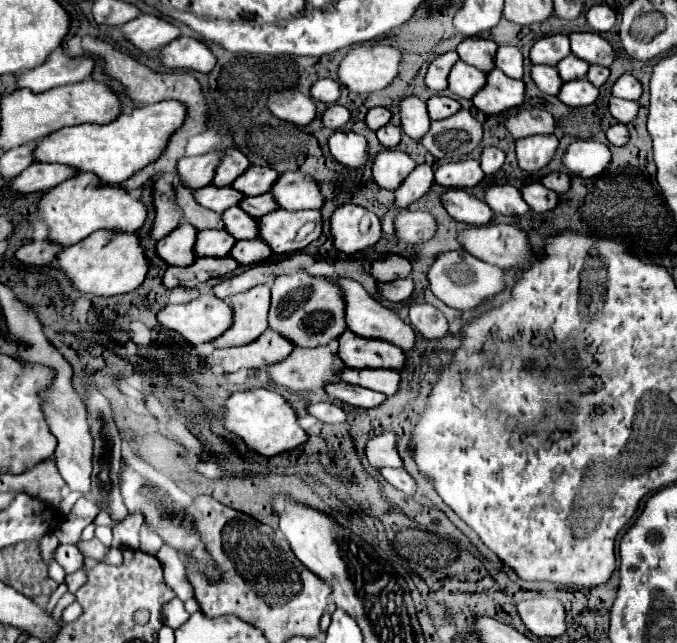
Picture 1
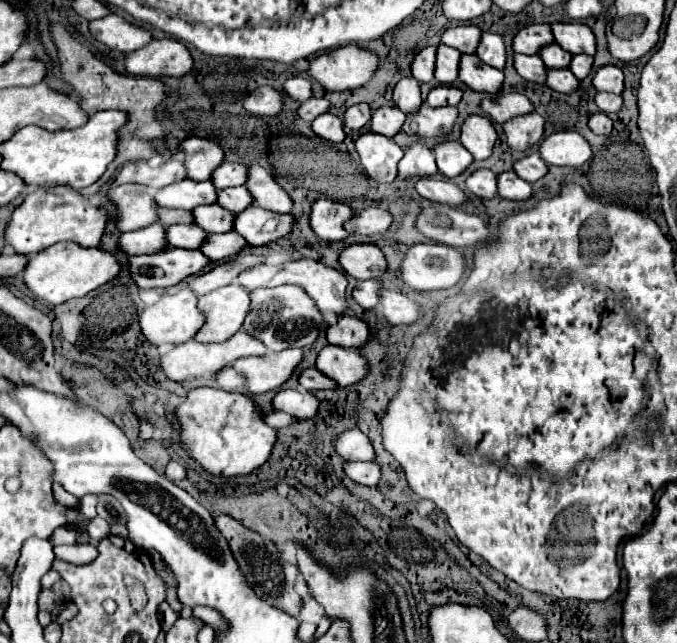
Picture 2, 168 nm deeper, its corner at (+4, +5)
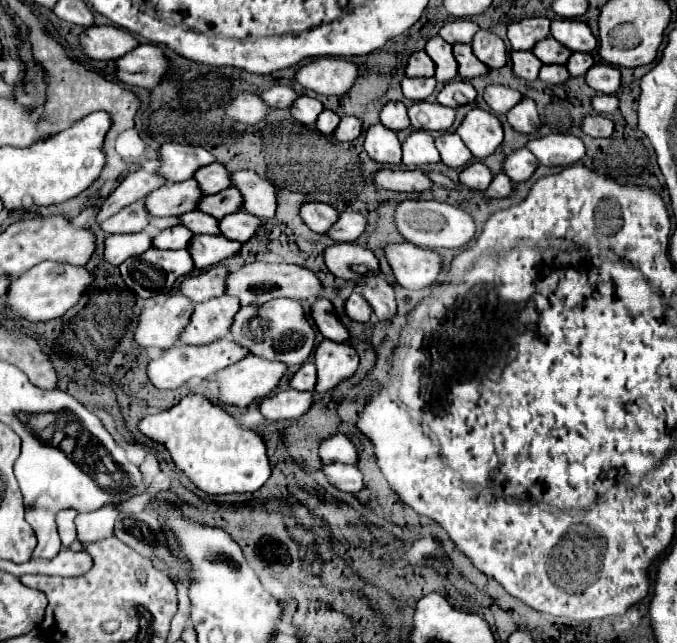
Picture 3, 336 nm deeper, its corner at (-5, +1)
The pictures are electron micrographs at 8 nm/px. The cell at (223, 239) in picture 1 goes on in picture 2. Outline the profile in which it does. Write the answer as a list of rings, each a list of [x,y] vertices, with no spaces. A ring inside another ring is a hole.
[[[191,223],[191,225],[171,225],[167,229],[167,245],[169,247],[199,249],[201,243],[205,241],[205,237],[207,237],[207,231],[203,231],[195,223]]]

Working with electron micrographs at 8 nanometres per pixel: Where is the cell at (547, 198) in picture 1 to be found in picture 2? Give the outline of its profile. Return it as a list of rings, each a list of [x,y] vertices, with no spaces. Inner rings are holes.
[[[505,171],[497,175],[497,191],[499,197],[513,199],[513,201],[525,201],[531,197],[531,185],[519,179],[513,171]]]

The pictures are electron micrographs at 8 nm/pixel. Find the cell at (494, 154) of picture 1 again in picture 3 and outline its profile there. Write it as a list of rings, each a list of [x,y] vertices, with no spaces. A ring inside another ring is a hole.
[[[472,109],[456,131],[476,159],[490,157],[502,143],[502,123],[496,115]]]

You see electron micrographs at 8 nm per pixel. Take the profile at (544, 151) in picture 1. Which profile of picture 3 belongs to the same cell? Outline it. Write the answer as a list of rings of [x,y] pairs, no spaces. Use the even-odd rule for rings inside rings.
[[[524,99],[524,103],[518,103],[514,111],[508,111],[508,123],[514,131],[522,135],[536,135],[540,131],[540,115],[536,111],[536,103],[532,99]]]

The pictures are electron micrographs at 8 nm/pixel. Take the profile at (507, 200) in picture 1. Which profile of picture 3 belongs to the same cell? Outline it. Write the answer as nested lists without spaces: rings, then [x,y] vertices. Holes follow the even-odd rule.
[[[472,163],[470,167],[466,167],[460,173],[460,183],[470,187],[470,189],[474,189],[474,191],[488,189],[492,179],[494,179],[494,175],[490,173],[490,169],[484,163]]]

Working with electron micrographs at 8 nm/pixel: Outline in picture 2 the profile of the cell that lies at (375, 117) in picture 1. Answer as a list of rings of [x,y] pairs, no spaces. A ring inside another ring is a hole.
[[[367,103],[353,105],[343,115],[343,129],[345,131],[359,131],[369,123],[369,119],[371,119],[371,109]]]

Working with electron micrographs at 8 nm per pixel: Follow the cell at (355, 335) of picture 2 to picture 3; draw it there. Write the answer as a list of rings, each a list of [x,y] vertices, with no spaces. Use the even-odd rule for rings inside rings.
[[[320,297],[320,299],[312,305],[312,317],[314,317],[320,333],[322,333],[326,339],[330,339],[330,341],[334,341],[334,343],[346,343],[346,341],[350,339],[348,329],[346,329],[344,323],[338,319],[336,309],[334,309],[334,305],[332,305],[328,299]]]

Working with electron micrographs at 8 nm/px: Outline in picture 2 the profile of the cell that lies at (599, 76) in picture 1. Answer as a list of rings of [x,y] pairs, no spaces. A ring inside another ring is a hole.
[[[573,55],[571,65],[569,65],[569,71],[577,79],[585,79],[587,73],[591,71],[591,65],[593,65],[593,57],[591,55]]]

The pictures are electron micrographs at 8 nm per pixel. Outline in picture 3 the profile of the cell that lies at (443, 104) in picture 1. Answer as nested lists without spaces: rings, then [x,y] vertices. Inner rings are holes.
[[[450,81],[438,93],[438,103],[454,109],[464,103],[474,103],[474,99],[476,99],[476,89],[470,85],[470,81]]]

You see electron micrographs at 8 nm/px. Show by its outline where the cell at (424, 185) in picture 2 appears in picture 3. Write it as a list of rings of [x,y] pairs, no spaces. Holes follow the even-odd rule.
[[[384,169],[374,175],[374,181],[378,189],[386,189],[386,191],[410,193],[410,191],[426,191],[432,187],[432,181],[420,169],[398,169],[398,171]]]

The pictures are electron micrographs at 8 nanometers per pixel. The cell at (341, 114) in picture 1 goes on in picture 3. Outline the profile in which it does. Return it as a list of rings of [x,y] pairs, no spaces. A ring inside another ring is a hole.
[[[302,95],[300,99],[296,99],[296,103],[290,107],[290,111],[296,121],[300,121],[306,127],[312,127],[316,123],[316,117],[324,111],[324,105],[314,97]]]

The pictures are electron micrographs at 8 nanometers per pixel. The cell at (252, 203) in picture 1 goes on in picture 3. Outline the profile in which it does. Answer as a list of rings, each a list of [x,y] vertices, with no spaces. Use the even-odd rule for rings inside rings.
[[[228,187],[216,195],[206,195],[204,203],[200,203],[198,209],[216,219],[222,219],[230,213],[242,211],[242,205],[244,205],[244,199],[242,199],[240,191],[236,187]]]

